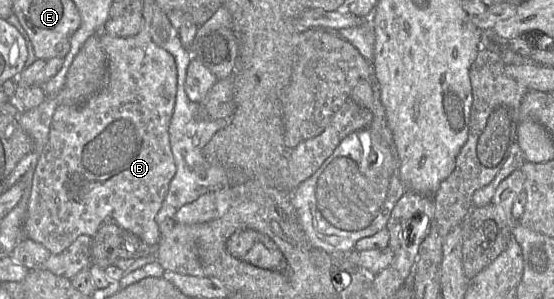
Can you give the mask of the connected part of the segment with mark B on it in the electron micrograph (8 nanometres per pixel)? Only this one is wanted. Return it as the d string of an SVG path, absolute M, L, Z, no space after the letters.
M144 23L140 31L131 37L116 37L102 32L99 39L108 60L108 76L105 85L85 102L79 105L59 104L53 114L48 142L40 152L32 177L27 212L22 229L24 238L43 245L53 254L62 253L77 237L93 237L105 223L116 223L134 233L149 246L156 246L160 240L159 226L155 216L167 193L170 181L176 173L176 166L169 142L169 125L172 118L177 93L177 66L174 57L158 47L152 40L149 27Z

